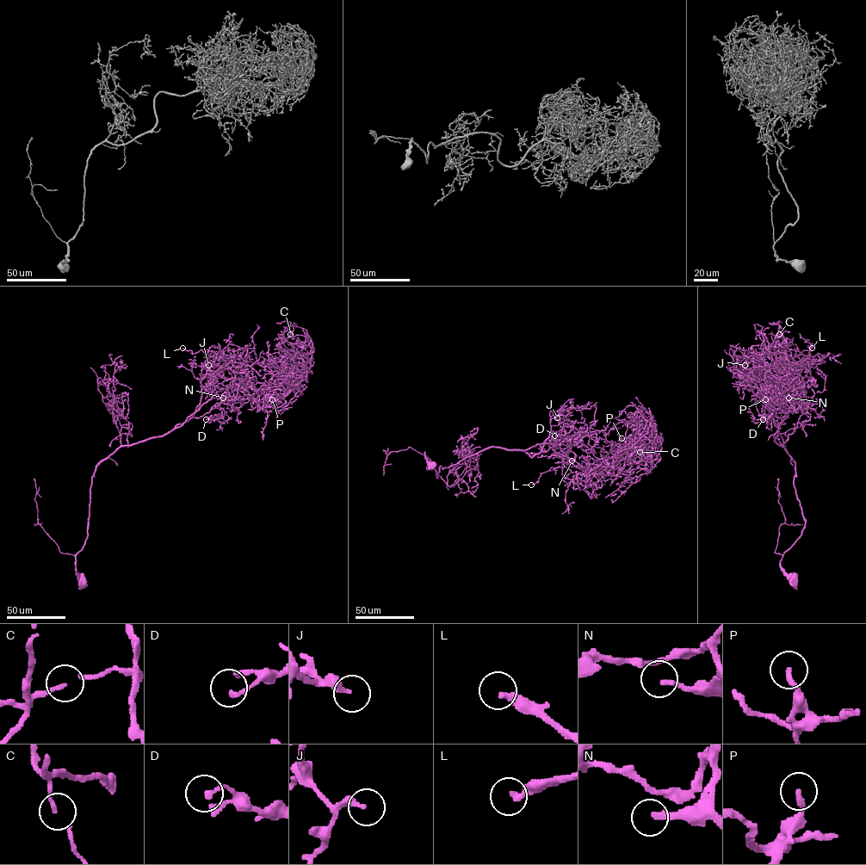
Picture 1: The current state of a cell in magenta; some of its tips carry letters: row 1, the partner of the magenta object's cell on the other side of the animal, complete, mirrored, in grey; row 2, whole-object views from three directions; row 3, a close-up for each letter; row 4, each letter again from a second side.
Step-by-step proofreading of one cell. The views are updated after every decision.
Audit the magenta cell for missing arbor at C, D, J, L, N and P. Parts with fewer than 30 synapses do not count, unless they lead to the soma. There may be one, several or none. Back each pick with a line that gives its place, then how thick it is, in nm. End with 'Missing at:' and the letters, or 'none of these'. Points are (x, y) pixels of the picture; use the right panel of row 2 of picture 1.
C: (779, 334) | 100 nm
L: (812, 348) | 240 nm
N: (788, 398) | 220 nm
Missing at: C, L, N

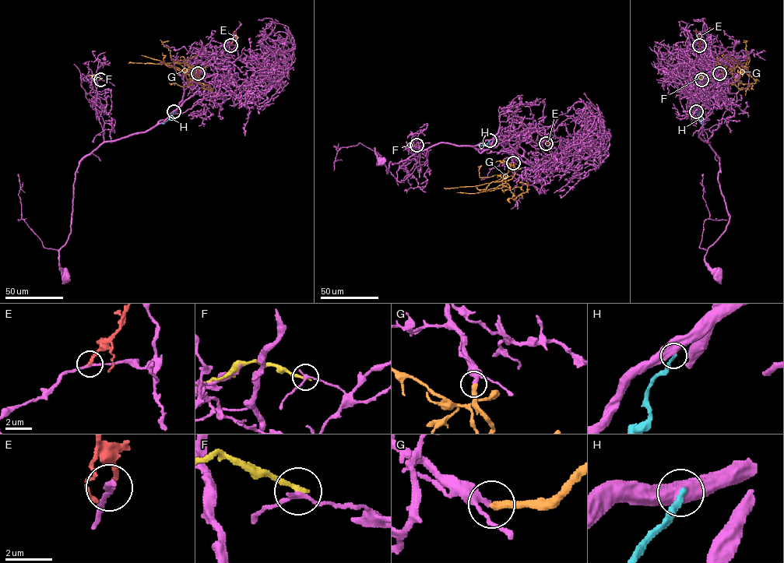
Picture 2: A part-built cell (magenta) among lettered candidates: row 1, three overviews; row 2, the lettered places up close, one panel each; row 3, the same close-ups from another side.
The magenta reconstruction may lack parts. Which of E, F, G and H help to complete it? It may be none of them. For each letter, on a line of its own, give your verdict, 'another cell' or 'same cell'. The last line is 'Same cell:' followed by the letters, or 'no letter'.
E: another cell
F: another cell
G: same cell
H: another cell
Same cell: G

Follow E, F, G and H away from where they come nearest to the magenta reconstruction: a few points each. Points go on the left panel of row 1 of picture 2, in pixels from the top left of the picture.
E: (230, 45), (236, 38), (235, 30)
F: (100, 79), (89, 75)
G: (197, 73), (198, 68), (189, 66), (194, 70), (186, 73), (188, 80), (181, 72), (163, 62), (162, 53)
H: (174, 111), (171, 117), (162, 124)

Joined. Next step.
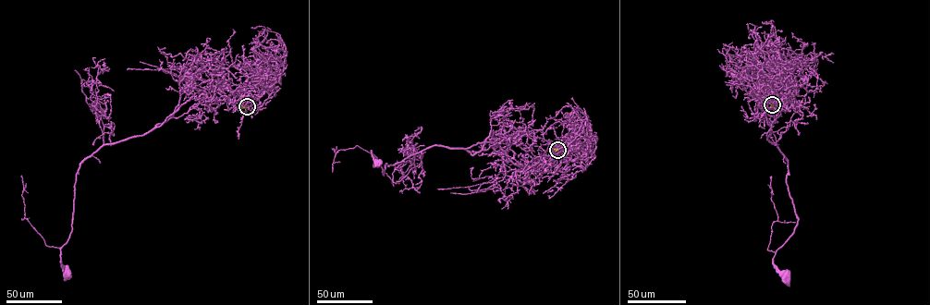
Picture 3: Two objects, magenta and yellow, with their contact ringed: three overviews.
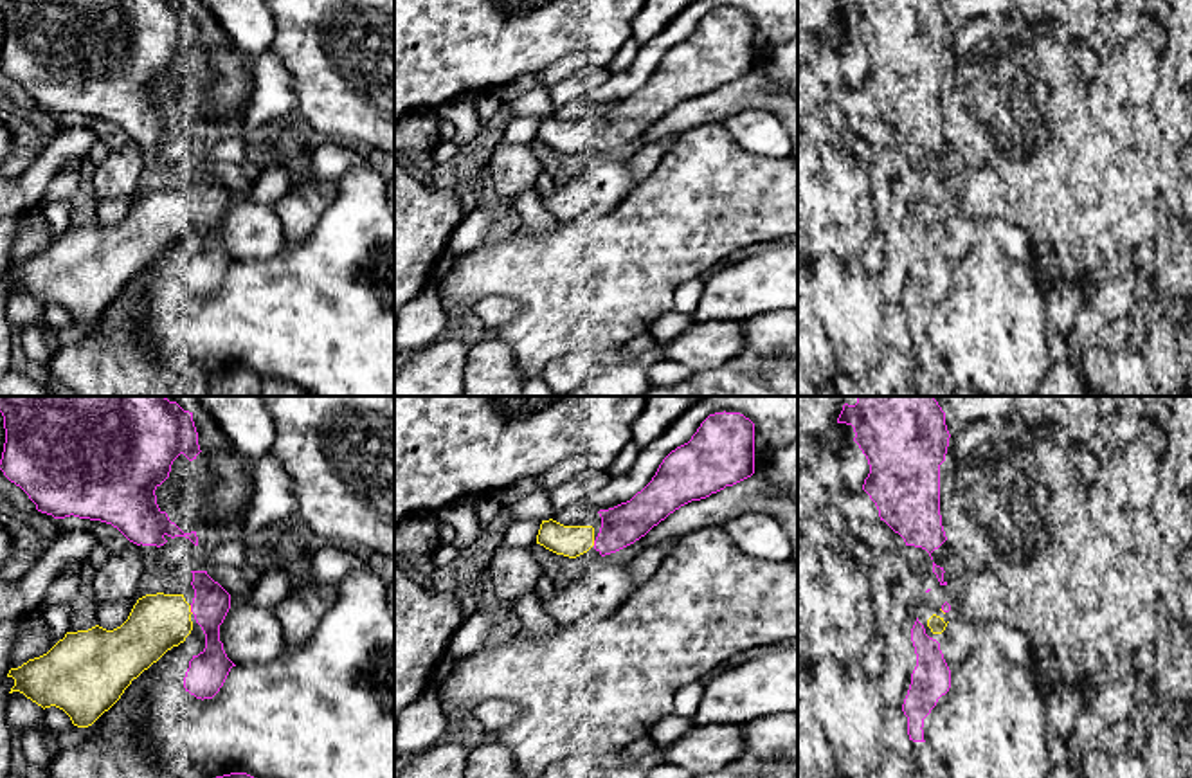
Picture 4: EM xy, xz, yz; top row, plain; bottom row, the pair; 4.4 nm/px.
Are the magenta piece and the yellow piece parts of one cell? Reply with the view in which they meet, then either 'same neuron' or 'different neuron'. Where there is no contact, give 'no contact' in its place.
xy | same neuron

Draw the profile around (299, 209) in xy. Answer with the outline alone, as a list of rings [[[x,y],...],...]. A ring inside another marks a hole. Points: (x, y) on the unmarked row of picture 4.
[[[290,119],[279,121],[277,131],[268,140],[275,146],[274,164],[288,167],[295,178],[290,191],[274,204],[284,229],[283,252],[288,252],[312,234],[319,218],[333,202],[339,182],[310,176],[310,148],[292,128]]]

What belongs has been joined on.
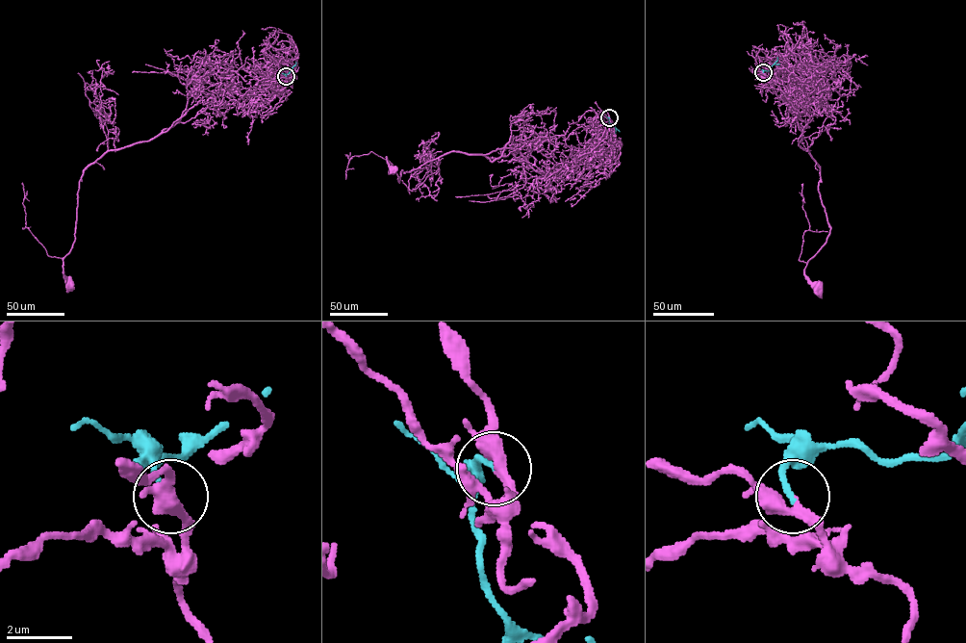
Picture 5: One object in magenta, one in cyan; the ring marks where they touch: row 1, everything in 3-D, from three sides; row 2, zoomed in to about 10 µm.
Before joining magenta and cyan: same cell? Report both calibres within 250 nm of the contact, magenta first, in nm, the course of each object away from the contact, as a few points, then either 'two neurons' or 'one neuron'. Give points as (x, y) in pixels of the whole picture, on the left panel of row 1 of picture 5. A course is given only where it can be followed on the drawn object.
calibres 200 and 180 nm; course magenta (286, 76), (268, 102), (241, 105), (213, 92), (166, 131), (91, 163), (63, 259), (69, 285); course cyan (286, 76), (295, 62); one neuron

